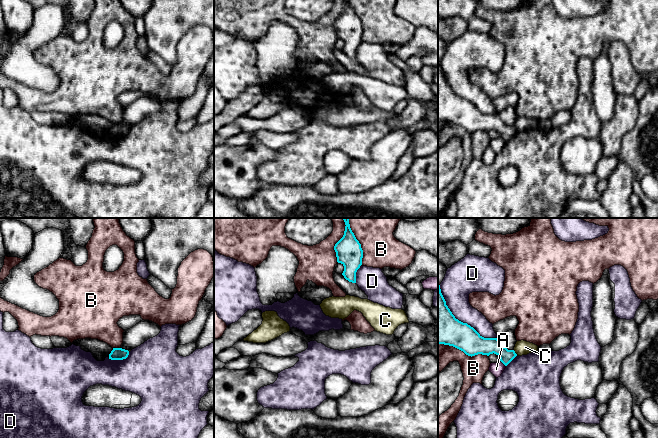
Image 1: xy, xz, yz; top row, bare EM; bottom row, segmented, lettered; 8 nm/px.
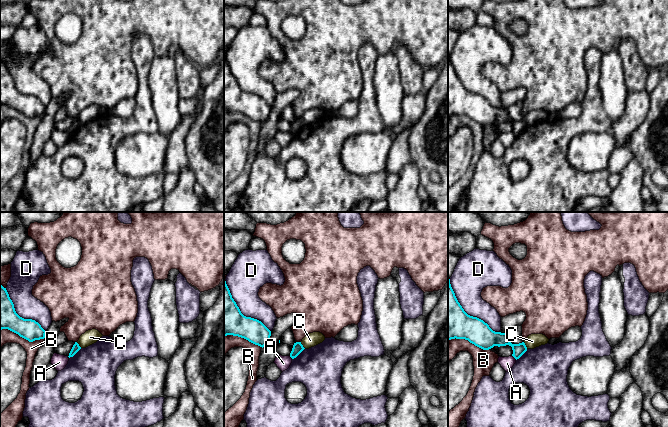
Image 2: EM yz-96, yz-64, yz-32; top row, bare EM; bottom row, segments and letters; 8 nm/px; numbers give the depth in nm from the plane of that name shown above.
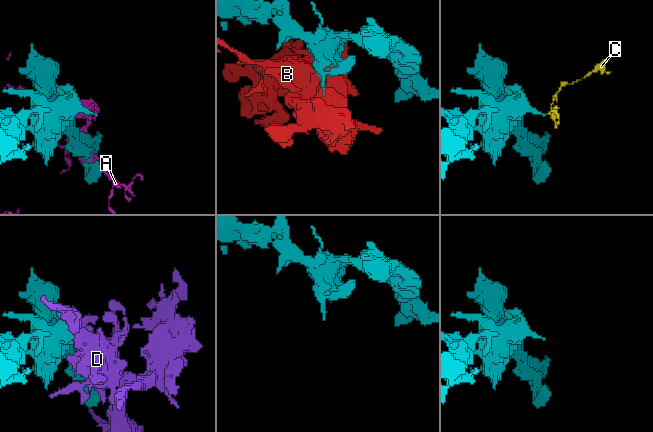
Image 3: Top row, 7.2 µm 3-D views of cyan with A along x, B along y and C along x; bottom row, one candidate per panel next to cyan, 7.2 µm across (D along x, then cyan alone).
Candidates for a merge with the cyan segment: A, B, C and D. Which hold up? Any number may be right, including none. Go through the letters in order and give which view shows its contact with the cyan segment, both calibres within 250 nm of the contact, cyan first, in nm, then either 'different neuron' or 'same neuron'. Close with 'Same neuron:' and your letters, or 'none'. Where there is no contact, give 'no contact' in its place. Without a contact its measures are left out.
A: yz | 150/100 nm | different neuron
B: yz | 260/200 nm | different neuron
C: yz | 140/120 nm | different neuron
D: yz | 300/220 nm | different neuron
Same neuron: none

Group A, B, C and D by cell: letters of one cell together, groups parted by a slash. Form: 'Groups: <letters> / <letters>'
Groups: A / B / C / D

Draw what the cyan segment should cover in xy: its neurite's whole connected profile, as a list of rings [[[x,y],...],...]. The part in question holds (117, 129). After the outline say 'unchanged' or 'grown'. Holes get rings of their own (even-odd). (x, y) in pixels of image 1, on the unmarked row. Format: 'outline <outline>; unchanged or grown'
outline [[[113,124],[109,130],[109,135],[111,136],[123,136],[129,131],[129,127],[122,124]]]; unchanged

